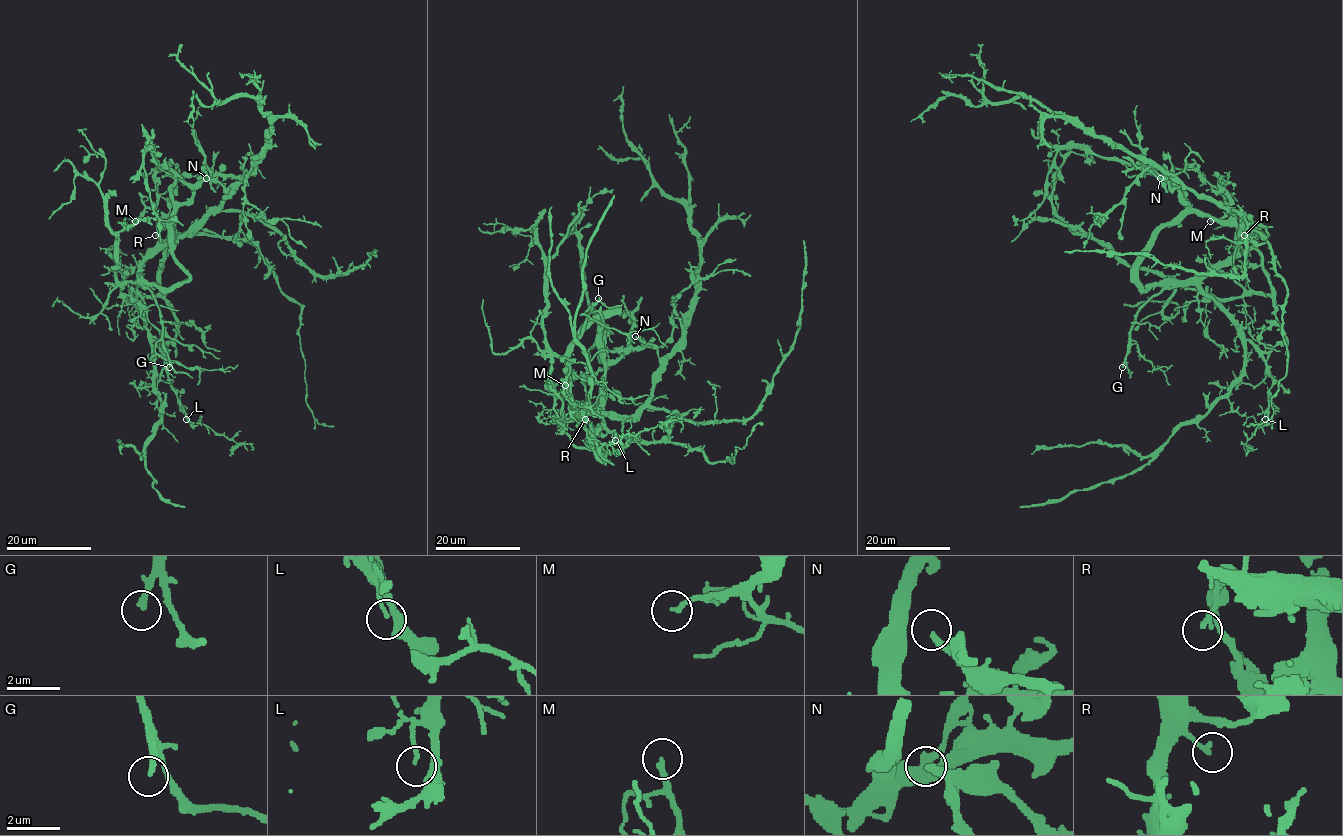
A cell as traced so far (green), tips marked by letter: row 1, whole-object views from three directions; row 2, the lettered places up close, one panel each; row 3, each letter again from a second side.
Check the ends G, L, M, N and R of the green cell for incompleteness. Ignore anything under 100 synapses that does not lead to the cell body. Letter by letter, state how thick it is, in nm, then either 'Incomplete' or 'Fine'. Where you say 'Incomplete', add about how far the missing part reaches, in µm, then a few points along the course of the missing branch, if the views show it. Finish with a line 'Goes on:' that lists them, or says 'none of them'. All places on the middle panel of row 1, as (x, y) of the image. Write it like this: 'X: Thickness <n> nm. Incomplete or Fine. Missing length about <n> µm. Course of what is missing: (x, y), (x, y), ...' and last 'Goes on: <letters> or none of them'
G: Thickness 150 nm. Incomplete. Missing length about 120 µm. Course of what is missing: (598, 298), (612, 319), (658, 341), (639, 382), (635, 418), (648, 457), (635, 476), (604, 479), (591, 494)
L: Thickness 100 nm. Fine
M: Thickness 190 nm. Fine
N: Thickness 160 nm. Fine
R: Thickness 190 nm. Fine
Goes on: G

